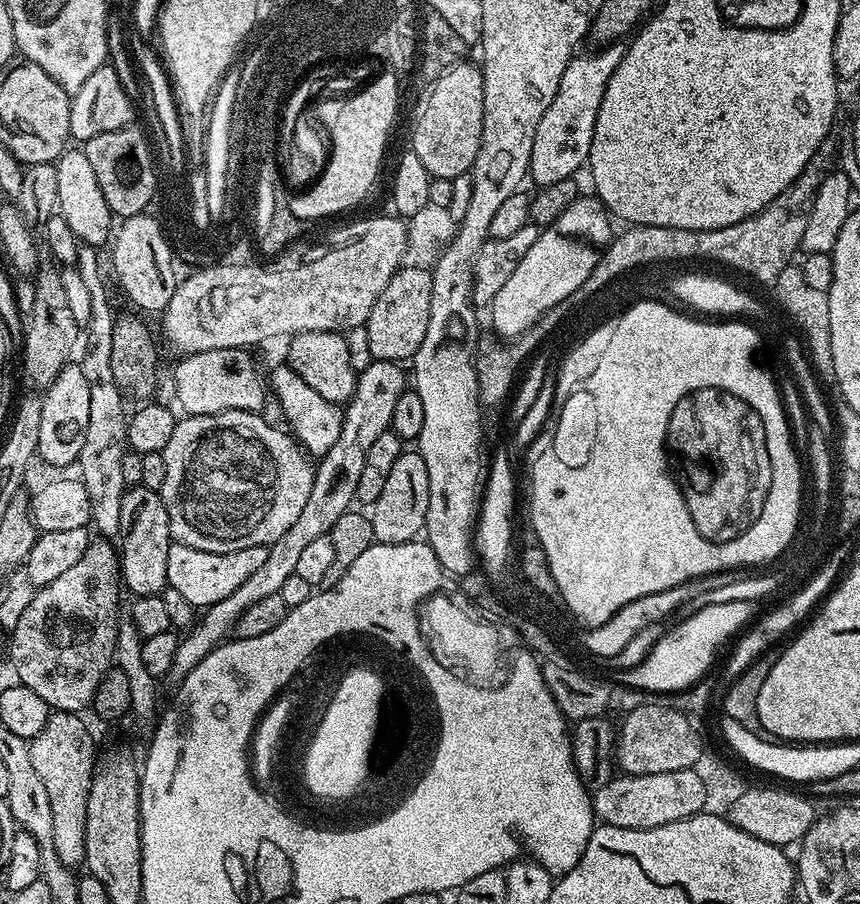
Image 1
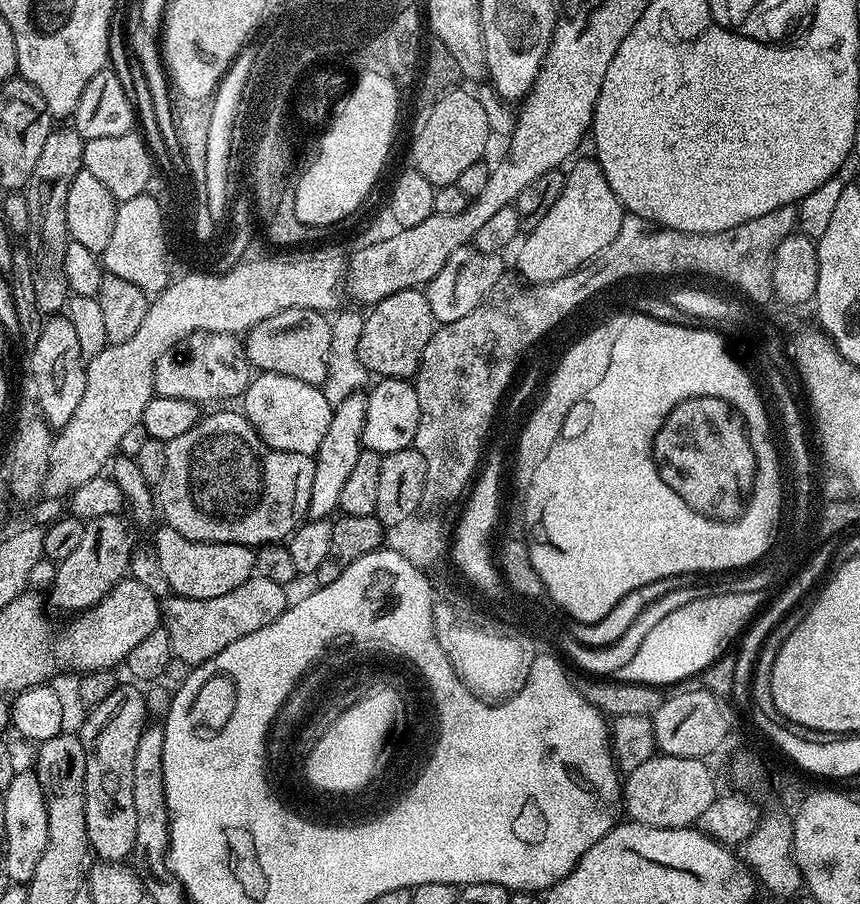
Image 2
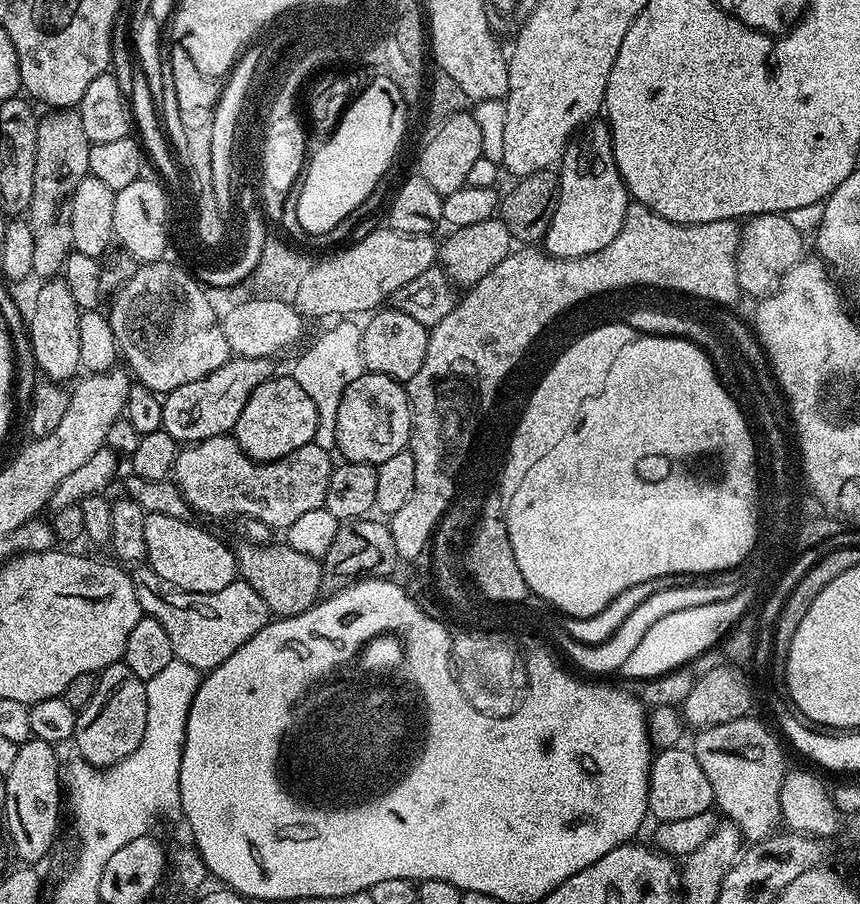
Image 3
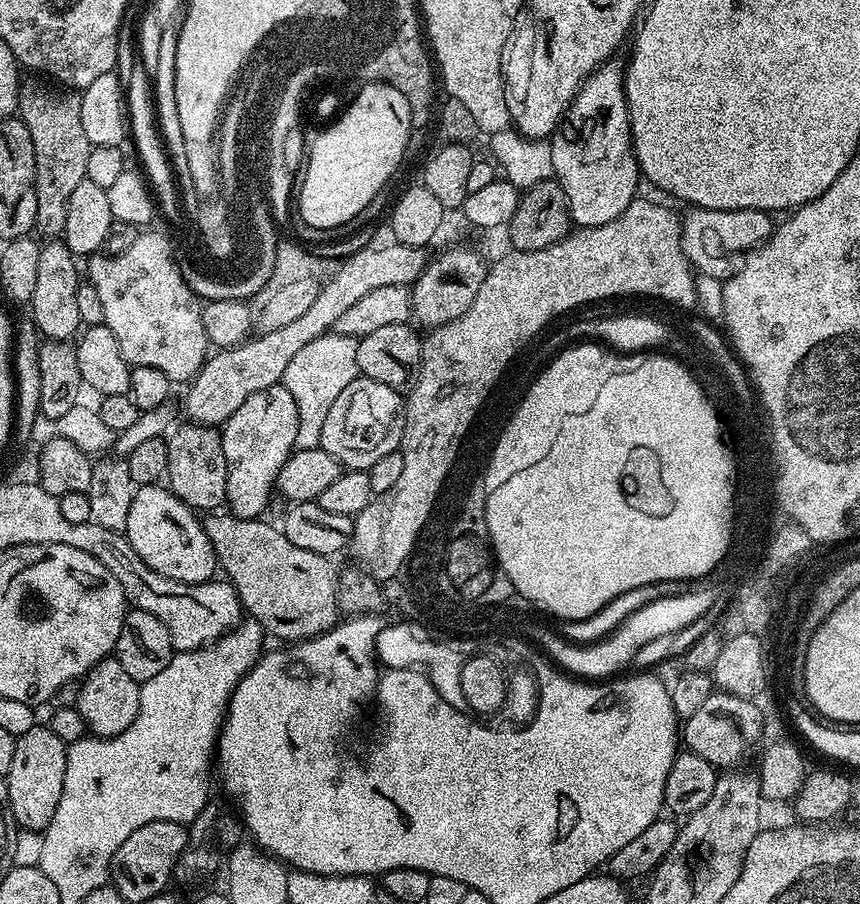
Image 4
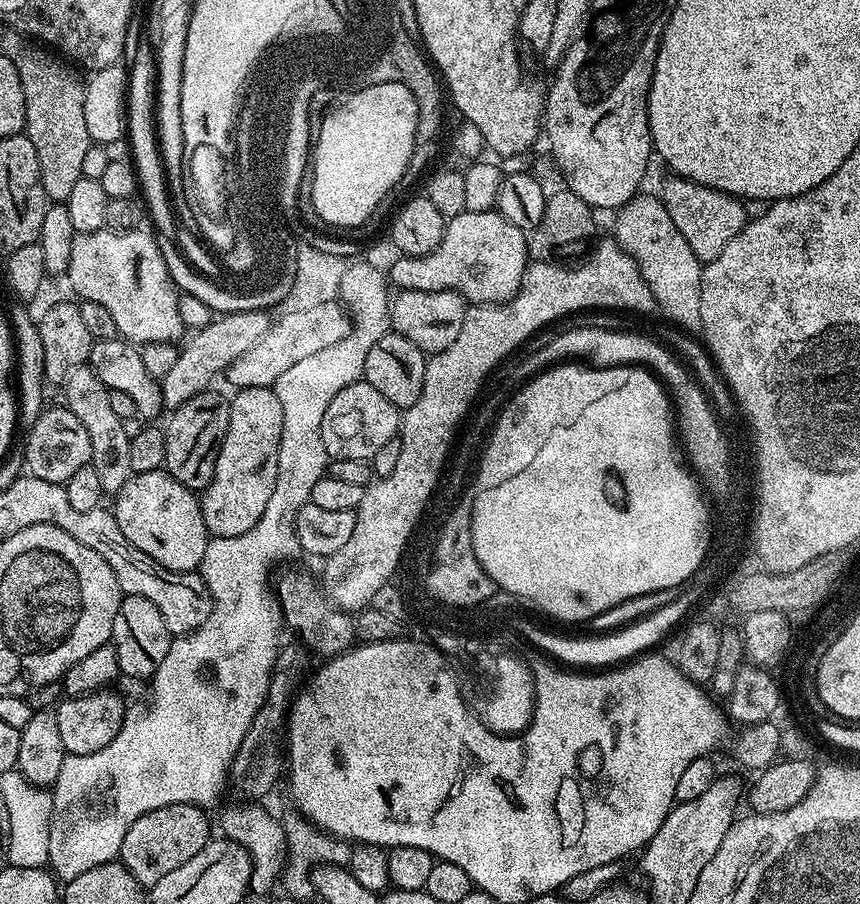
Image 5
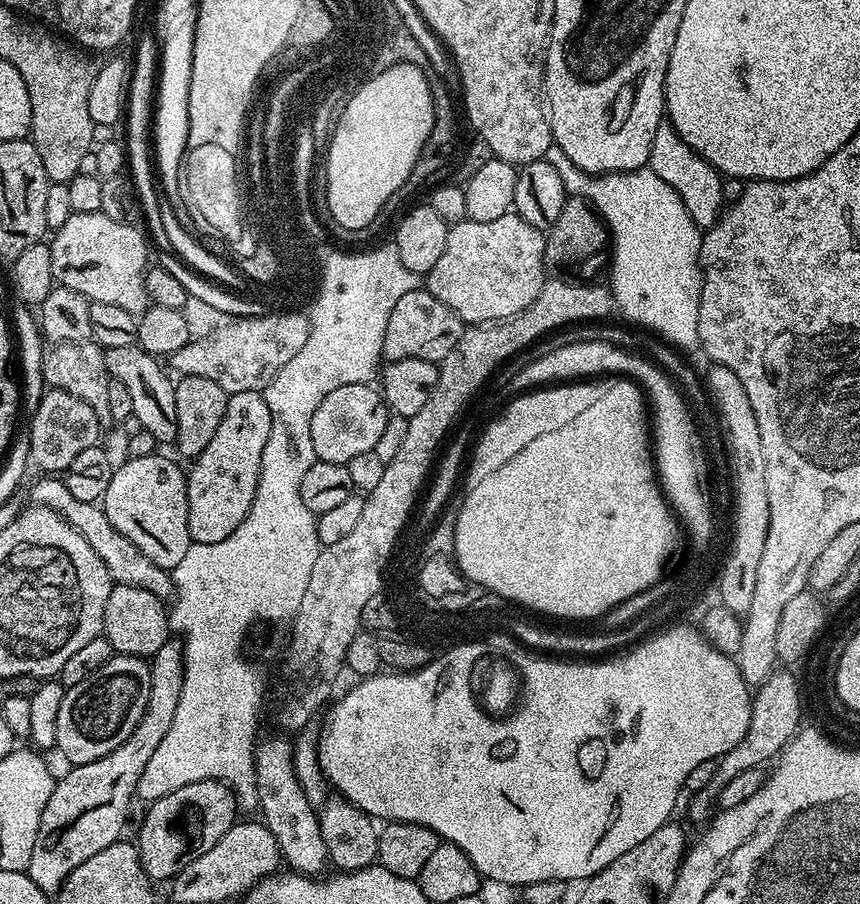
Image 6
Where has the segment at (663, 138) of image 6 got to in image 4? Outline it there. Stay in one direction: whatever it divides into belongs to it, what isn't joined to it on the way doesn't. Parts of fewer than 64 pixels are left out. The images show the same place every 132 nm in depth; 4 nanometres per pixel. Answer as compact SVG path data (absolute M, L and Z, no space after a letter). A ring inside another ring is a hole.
M692 208L683 213L680 225L680 237L688 263L700 276L709 276L711 280L721 282L728 279L734 271L734 263L728 255L731 252L747 254L759 244L763 244L772 235L771 215L758 210L710 210Z

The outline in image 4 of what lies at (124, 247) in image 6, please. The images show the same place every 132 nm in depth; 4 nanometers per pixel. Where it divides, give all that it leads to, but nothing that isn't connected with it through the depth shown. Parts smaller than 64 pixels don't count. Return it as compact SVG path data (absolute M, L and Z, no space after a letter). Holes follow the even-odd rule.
M144 230L126 250L87 257L87 283L98 290L103 324L111 330L129 366L154 366L172 381L191 381L210 355L202 327L202 300L180 273L172 244L160 232Z

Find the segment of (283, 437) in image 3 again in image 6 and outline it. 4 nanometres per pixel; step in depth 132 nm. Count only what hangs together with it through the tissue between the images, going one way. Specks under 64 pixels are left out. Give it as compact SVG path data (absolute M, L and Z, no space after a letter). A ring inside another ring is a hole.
M263 391L229 395L222 422L206 448L191 461L192 469L189 467L186 472L188 521L193 544L222 542L222 538L230 538L230 534L242 526L246 514L250 514L262 470L262 450L266 450L271 425L270 406L266 406Z

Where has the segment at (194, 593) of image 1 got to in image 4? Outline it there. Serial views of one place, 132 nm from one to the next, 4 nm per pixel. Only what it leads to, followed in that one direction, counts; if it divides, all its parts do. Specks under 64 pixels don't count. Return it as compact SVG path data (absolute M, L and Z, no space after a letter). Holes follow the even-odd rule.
M163 483L142 484L135 489L123 533L130 546L134 546L134 554L138 554L150 570L162 574L162 578L205 584L217 575L216 551L210 538L206 538L201 517Z

